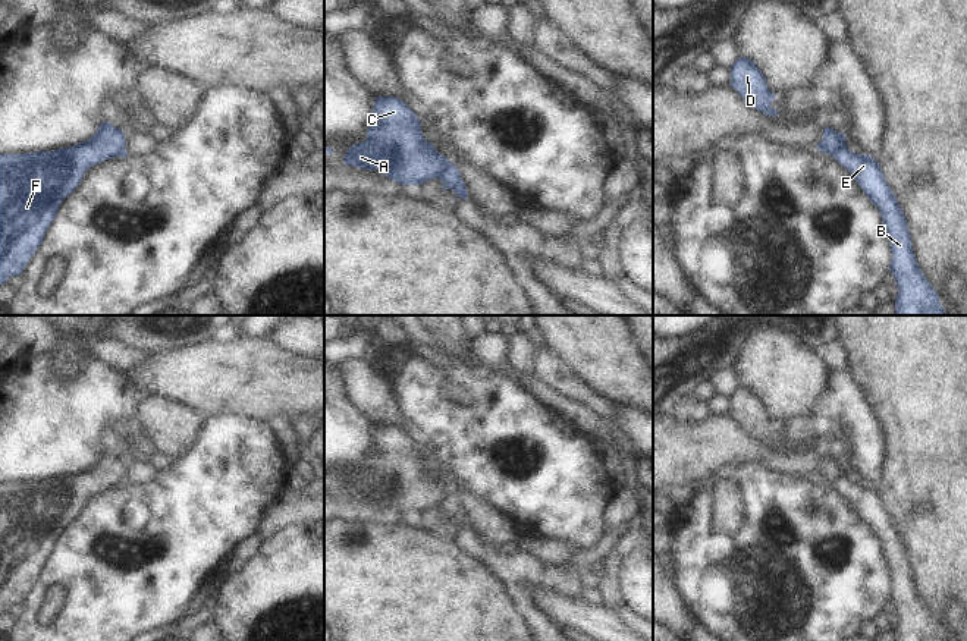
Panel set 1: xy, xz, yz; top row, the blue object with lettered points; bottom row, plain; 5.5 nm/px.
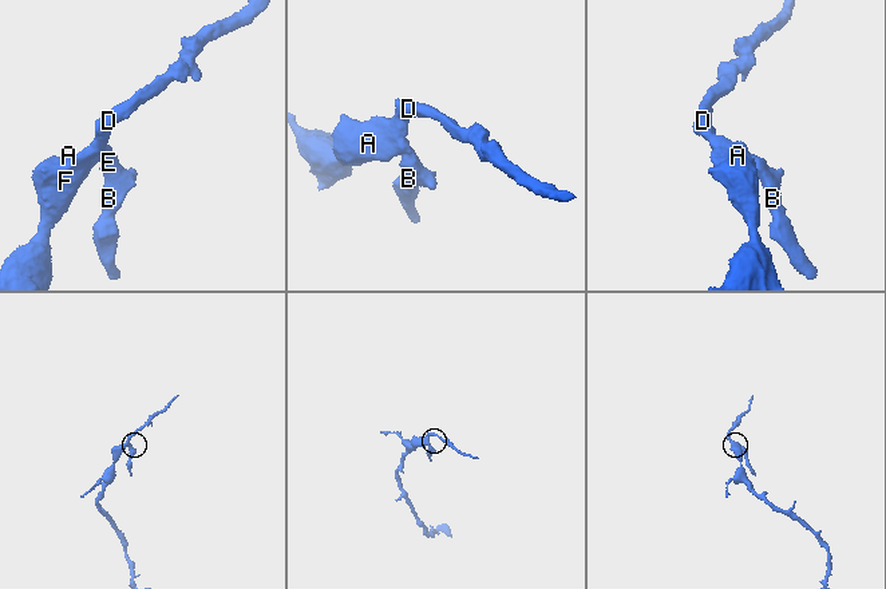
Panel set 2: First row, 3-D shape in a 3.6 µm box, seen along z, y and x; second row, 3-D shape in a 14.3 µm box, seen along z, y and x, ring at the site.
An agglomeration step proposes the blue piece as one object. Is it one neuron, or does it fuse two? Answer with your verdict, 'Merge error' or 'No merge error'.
Merge error

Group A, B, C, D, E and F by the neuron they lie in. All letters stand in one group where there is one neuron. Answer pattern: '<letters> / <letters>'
A C D F / B E

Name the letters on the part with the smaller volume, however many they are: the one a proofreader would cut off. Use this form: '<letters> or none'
B, E

